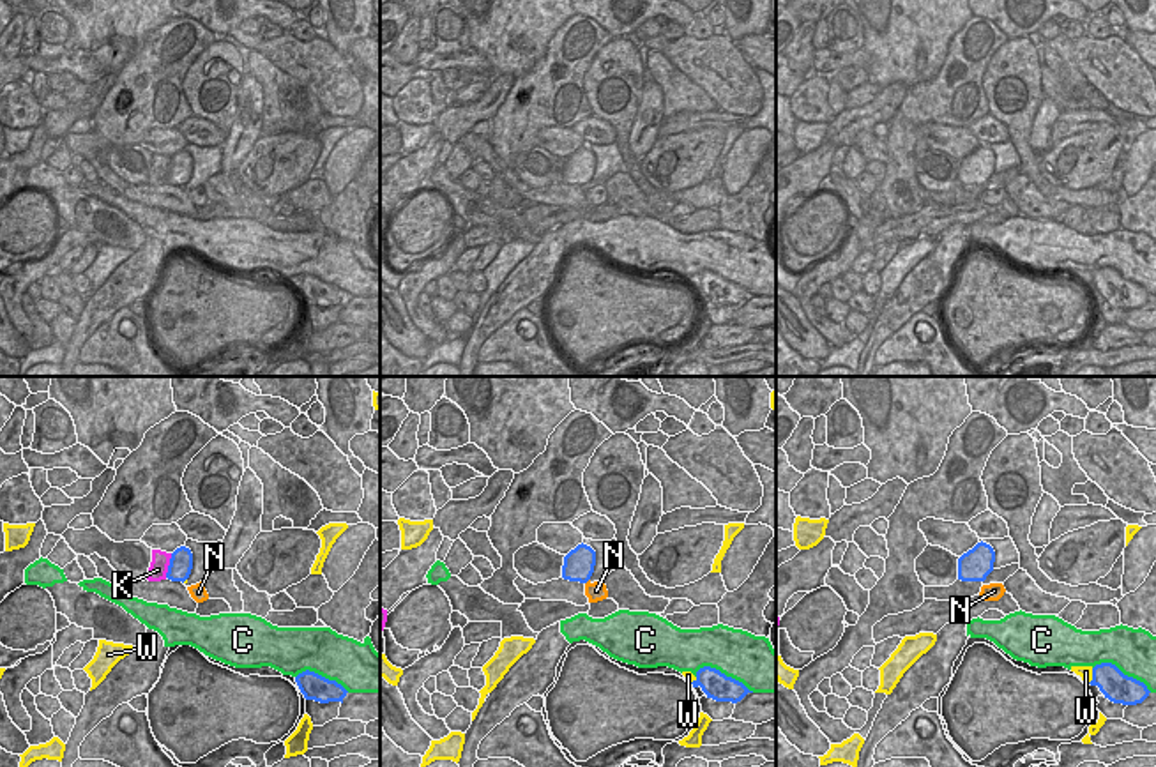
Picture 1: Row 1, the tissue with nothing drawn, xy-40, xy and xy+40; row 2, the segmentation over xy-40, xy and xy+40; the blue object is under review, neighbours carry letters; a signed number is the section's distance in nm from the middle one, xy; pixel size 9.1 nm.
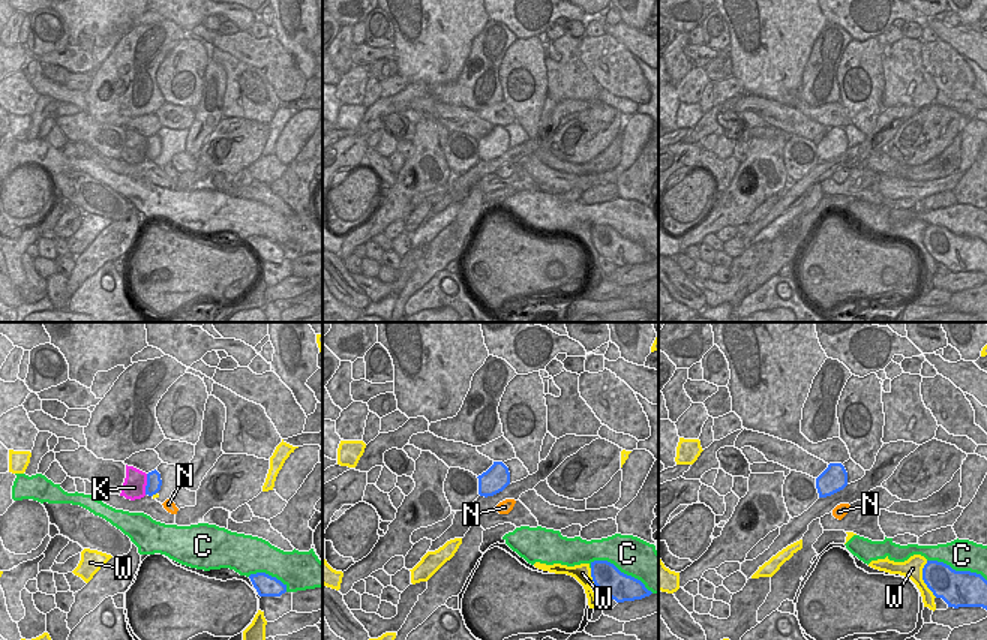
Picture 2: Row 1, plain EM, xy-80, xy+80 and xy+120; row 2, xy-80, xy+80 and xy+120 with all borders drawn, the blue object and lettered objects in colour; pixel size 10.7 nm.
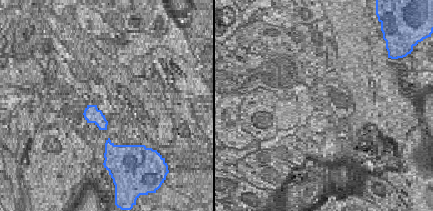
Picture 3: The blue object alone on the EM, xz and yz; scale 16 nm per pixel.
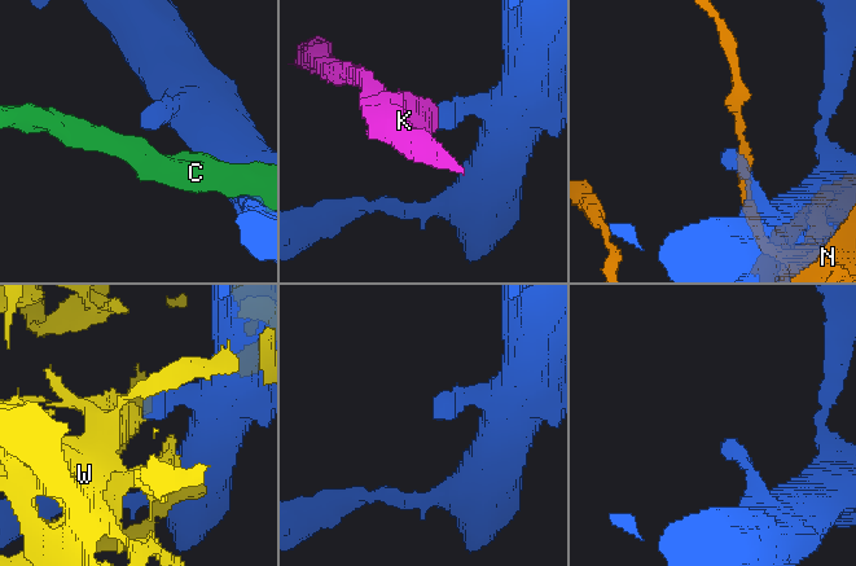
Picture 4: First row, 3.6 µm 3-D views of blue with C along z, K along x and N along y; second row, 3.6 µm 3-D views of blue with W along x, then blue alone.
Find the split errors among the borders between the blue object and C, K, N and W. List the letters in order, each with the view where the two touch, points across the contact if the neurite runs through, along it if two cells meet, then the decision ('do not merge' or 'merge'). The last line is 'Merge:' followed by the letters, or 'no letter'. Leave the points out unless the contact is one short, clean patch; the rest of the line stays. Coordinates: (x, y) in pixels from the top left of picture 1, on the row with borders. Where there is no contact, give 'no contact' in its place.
C: contact in xy; do not merge
K: contact in xy-40; border xy-40 (172, 554), (165, 577); do not merge
N: contact in xy; do not merge
W: contact in xy+40; do not merge
Merge: no letter

